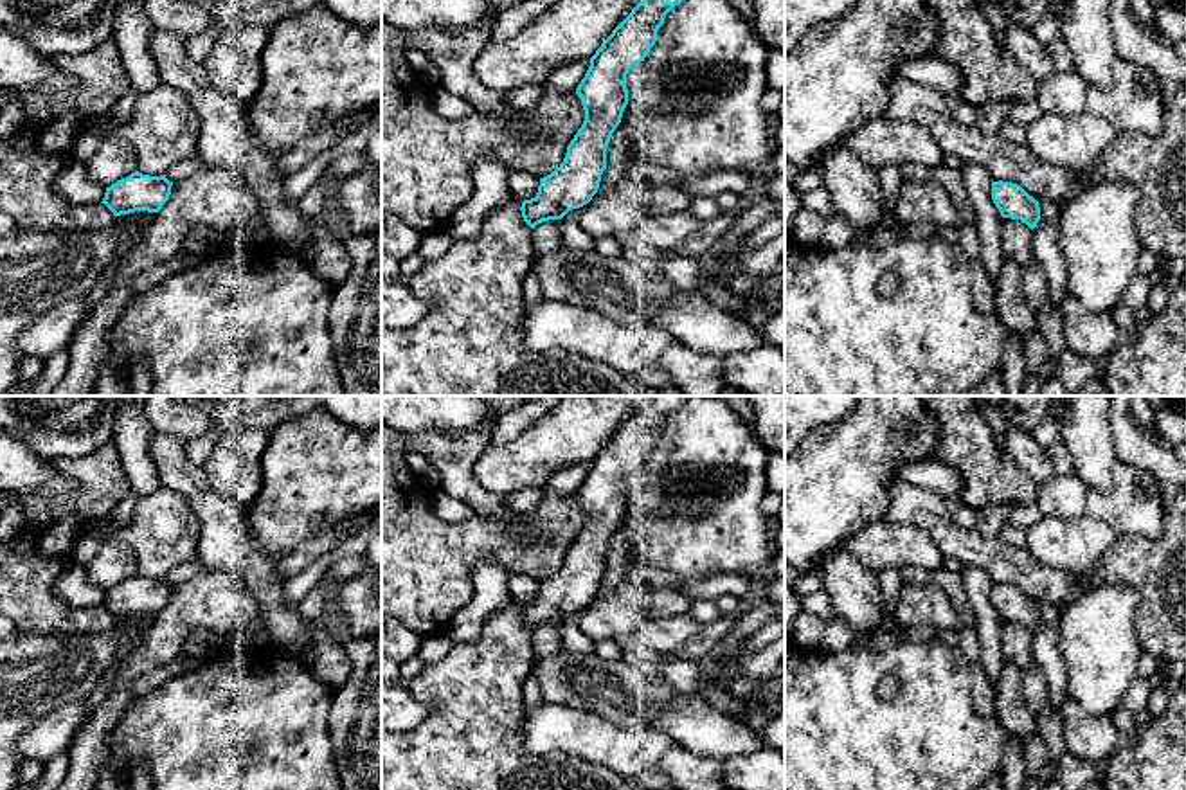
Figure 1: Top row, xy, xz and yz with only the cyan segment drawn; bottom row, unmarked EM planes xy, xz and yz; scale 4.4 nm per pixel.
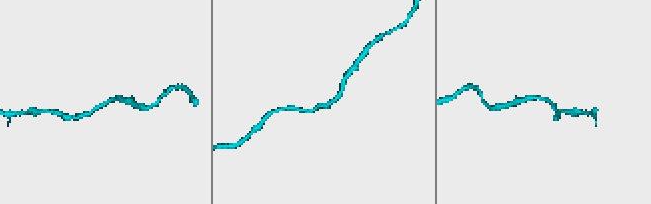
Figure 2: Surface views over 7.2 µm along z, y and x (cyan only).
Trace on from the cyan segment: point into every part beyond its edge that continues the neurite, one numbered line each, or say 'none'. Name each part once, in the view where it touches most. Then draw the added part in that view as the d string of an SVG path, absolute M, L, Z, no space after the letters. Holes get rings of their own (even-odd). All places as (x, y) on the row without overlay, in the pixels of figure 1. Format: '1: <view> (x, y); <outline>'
none

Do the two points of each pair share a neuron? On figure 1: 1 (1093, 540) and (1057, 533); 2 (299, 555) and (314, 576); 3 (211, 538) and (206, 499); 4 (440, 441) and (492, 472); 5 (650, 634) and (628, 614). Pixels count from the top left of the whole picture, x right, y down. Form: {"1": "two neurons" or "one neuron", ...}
{"1": "one neuron", "2": "two neurons", "3": "one neuron", "4": "two neurons", "5": "two neurons"}

